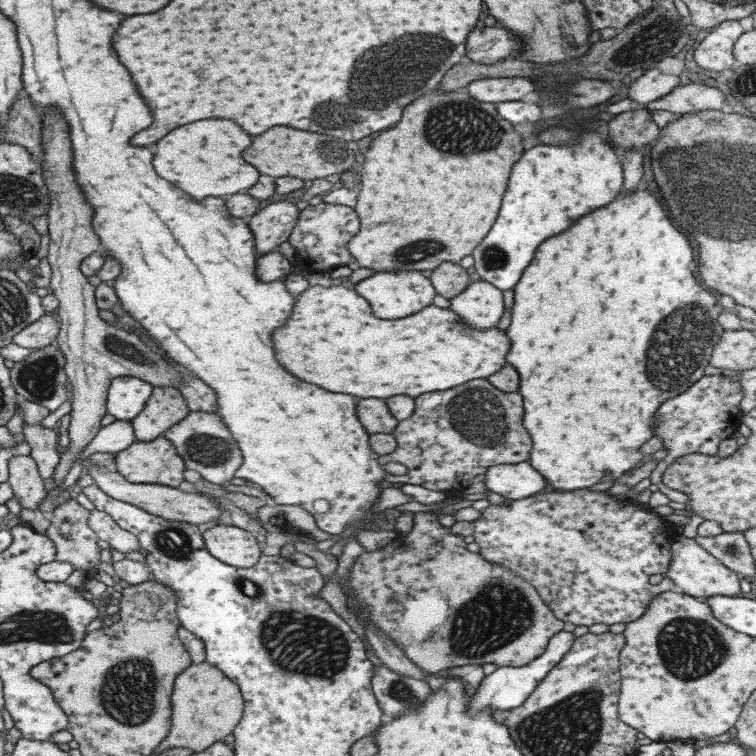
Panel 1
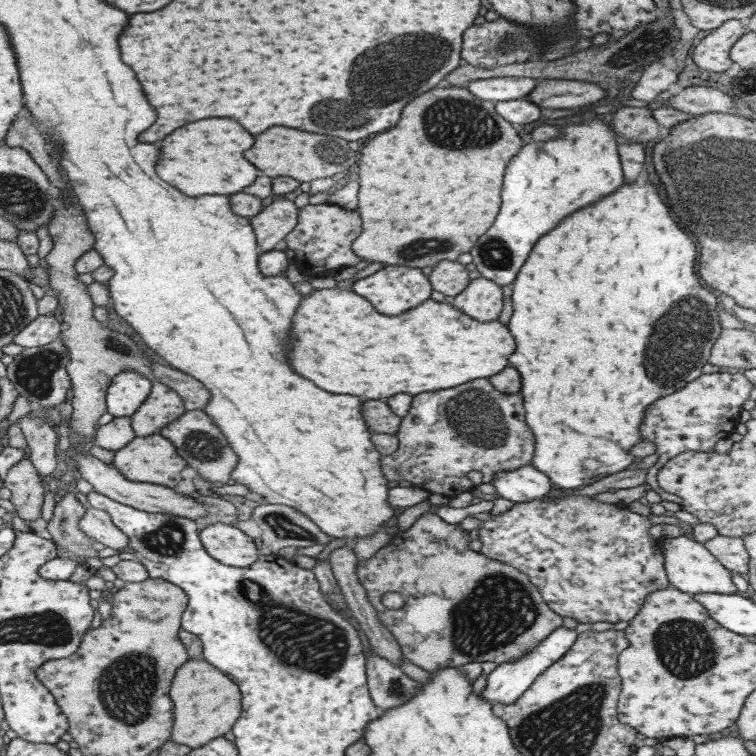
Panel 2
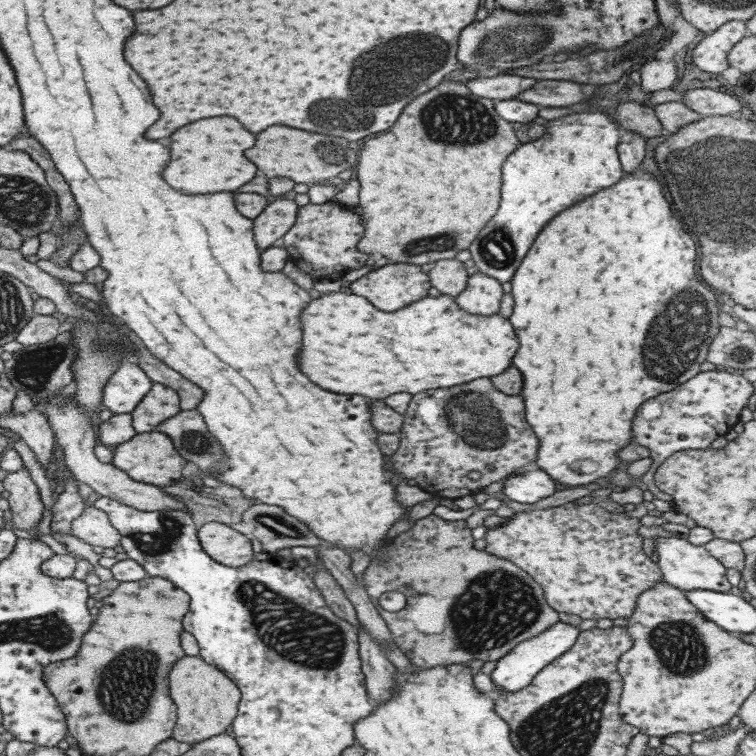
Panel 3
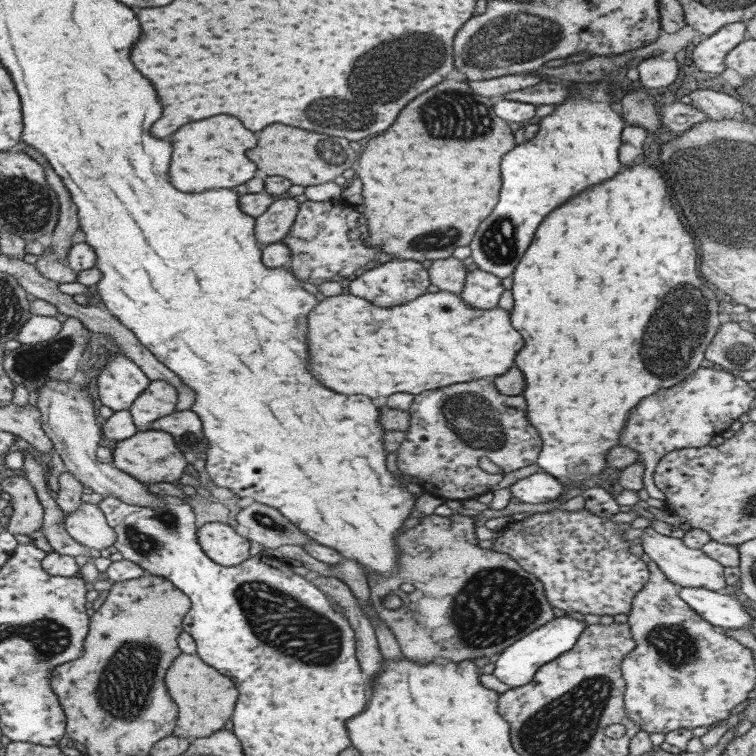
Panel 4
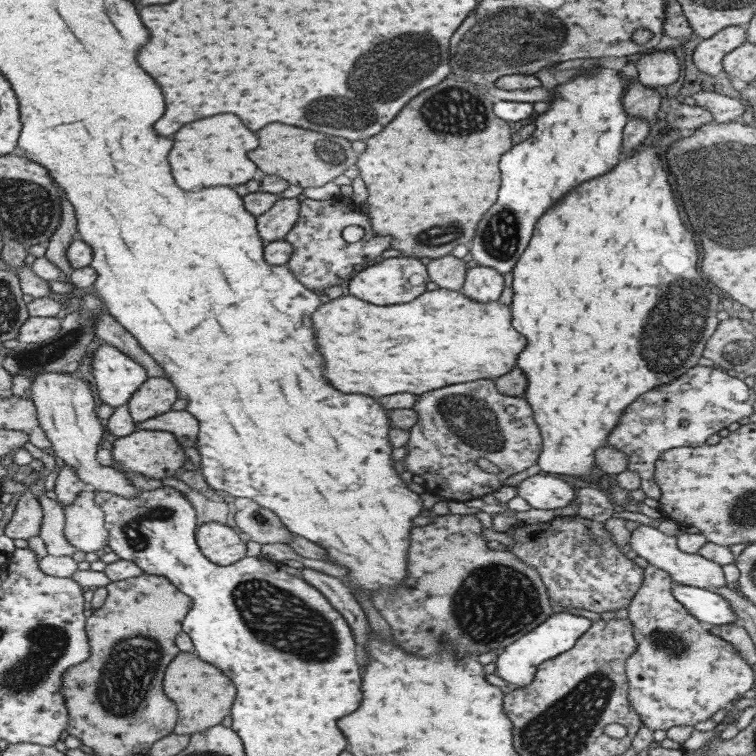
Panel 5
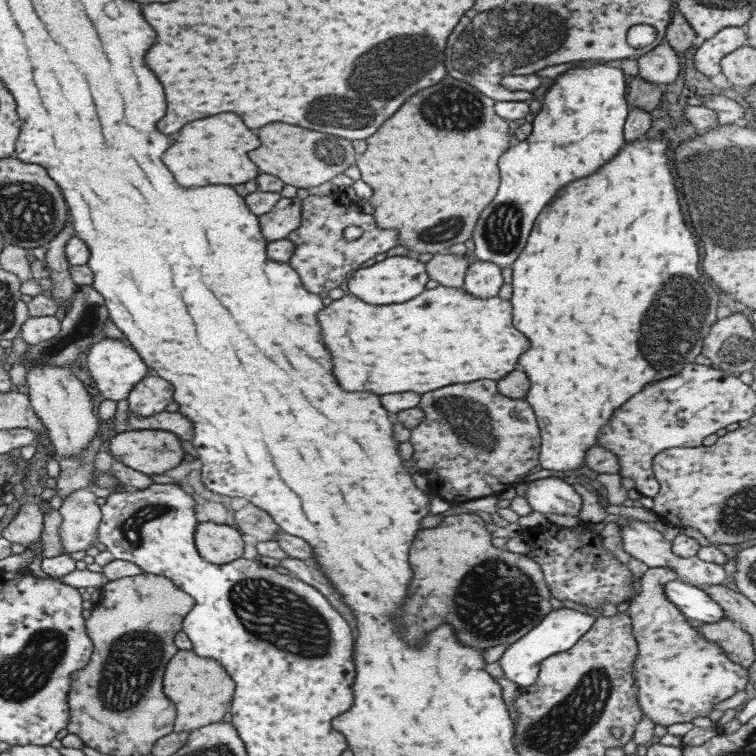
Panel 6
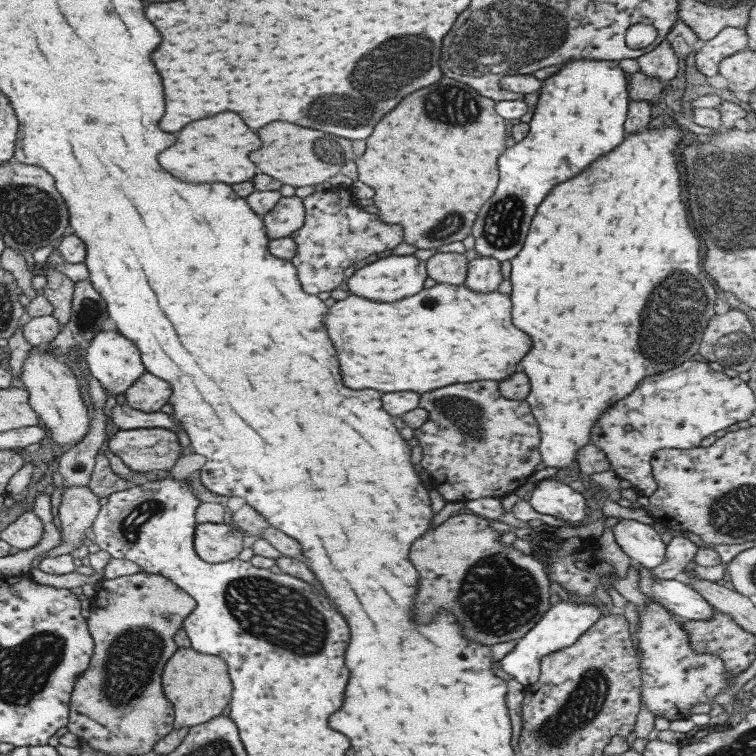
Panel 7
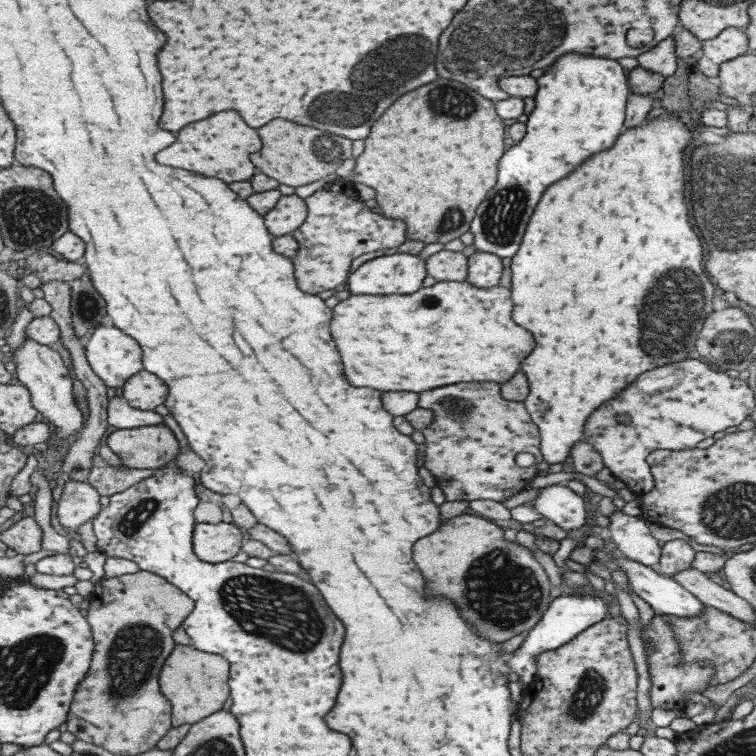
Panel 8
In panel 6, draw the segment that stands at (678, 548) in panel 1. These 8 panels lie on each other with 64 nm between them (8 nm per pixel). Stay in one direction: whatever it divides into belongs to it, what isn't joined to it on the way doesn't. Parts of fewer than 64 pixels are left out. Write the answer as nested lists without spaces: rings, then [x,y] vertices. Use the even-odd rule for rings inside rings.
[[[630,521],[628,526],[622,527],[622,541],[624,541],[624,550],[631,554],[632,557],[645,562],[650,568],[656,567],[666,567],[672,568],[674,572],[676,572],[675,576],[678,581],[682,581],[684,583],[688,583],[689,585],[698,587],[703,586],[704,584],[714,584],[714,585],[722,585],[722,582],[727,577],[727,573],[724,569],[724,565],[729,561],[730,558],[737,555],[738,551],[735,550],[735,545],[729,544],[721,544],[714,545],[711,544],[710,541],[706,540],[706,537],[700,533],[700,531],[695,528],[686,528],[682,530],[682,533],[688,538],[694,538],[694,540],[698,540],[700,542],[700,546],[716,546],[720,551],[726,554],[728,560],[724,562],[724,564],[718,564],[713,562],[706,562],[702,560],[698,555],[690,556],[690,557],[681,557],[676,555],[676,553],[672,552],[673,541],[666,540],[658,530],[654,530],[648,524],[640,521]]]

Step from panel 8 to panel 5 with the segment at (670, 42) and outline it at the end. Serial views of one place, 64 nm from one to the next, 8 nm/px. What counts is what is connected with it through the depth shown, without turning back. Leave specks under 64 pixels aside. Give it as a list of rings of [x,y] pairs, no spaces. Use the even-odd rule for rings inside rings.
[[[656,50],[644,54],[636,62],[638,80],[644,86],[657,88],[674,84],[680,76],[680,65],[674,51]]]

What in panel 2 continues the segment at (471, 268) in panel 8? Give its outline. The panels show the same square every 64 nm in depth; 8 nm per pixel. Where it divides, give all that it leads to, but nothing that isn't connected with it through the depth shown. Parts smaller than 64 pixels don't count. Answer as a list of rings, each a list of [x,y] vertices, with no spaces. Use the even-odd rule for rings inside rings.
[[[474,274],[470,284],[450,301],[460,312],[474,320],[490,321],[500,316],[504,297],[502,287],[486,277]]]

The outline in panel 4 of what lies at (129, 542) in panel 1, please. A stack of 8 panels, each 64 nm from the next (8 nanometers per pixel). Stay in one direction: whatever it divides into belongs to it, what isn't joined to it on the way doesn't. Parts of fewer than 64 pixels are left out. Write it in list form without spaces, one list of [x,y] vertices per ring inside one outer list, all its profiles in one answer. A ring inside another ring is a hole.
[[[82,502],[76,512],[70,512],[65,520],[65,530],[90,550],[110,548],[116,540],[115,531],[107,524],[107,519],[98,505]]]

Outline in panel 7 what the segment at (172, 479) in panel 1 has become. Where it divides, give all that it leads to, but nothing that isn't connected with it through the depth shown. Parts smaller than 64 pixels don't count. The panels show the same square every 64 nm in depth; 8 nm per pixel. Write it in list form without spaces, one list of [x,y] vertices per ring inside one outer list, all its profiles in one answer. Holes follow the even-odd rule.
[[[166,428],[120,429],[110,440],[108,450],[136,473],[170,471],[181,458],[183,447],[176,433]]]

